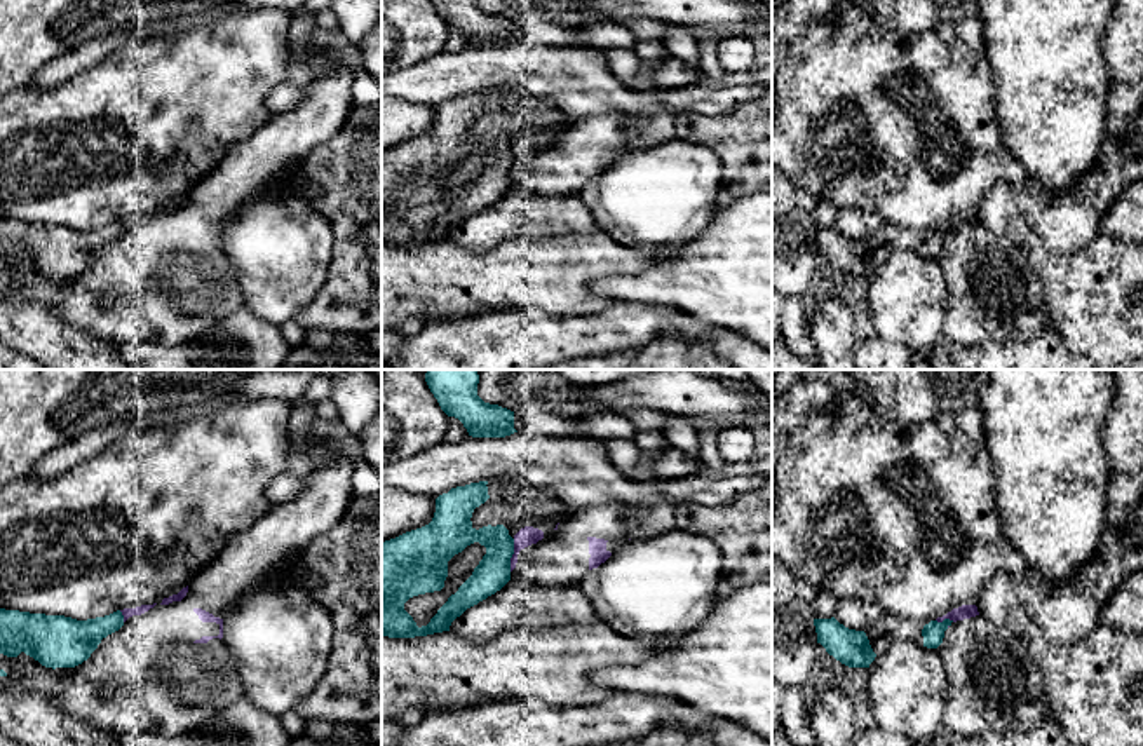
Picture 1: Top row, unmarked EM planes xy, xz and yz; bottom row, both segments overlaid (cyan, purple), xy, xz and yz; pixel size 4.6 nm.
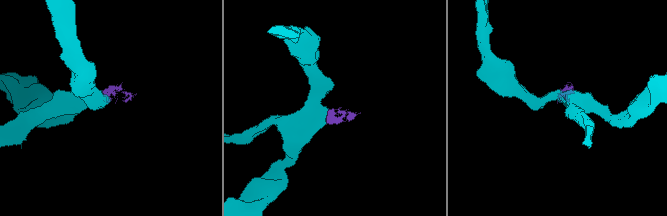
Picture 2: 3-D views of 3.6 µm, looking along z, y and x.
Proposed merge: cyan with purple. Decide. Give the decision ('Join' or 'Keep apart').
Keep apart

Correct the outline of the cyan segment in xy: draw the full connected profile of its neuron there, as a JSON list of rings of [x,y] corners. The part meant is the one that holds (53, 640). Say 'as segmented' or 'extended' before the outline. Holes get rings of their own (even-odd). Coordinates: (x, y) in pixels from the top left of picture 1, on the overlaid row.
as segmented; [[[0,608],[0,654],[17,657],[24,652],[45,668],[75,668],[91,657],[103,638],[122,626],[120,610],[77,621]]]

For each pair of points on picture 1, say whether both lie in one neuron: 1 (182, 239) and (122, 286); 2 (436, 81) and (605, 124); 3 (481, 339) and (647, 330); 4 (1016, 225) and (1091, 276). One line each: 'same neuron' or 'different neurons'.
1: same neuron
2: different neurons
3: same neuron
4: same neuron

